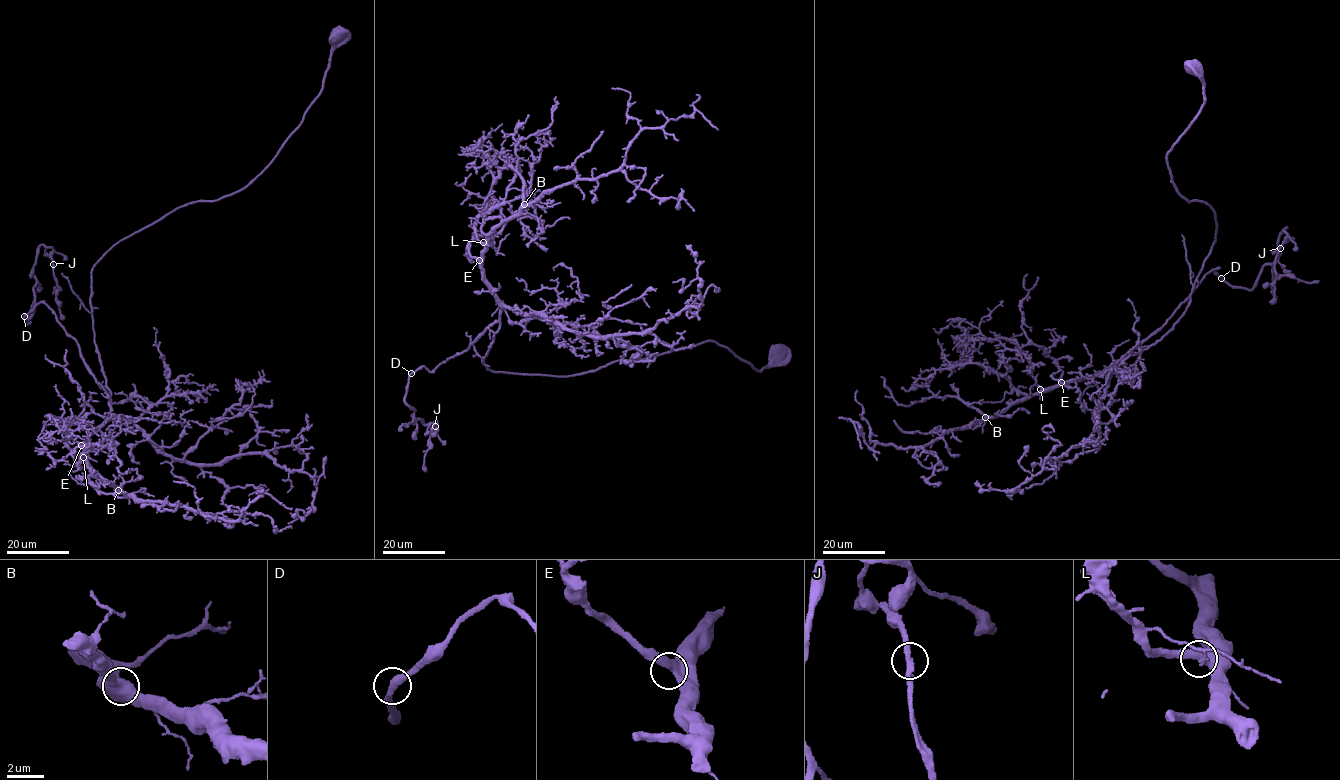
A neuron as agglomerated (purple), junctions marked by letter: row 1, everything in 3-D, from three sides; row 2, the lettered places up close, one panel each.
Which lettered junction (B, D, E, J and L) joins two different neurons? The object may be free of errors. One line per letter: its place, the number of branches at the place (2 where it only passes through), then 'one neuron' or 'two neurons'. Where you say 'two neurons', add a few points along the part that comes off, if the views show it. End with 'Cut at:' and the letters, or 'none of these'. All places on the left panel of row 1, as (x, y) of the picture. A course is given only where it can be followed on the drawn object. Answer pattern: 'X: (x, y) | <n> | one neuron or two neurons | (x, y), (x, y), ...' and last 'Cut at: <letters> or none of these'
B: (118, 490) | 2 | one neuron
D: (24, 316) | 2 | one neuron
E: (81, 445) | 2 | one neuron
J: (53, 264) | 2 | one neuron
L: (83, 457) | 2 | one neuron
Cut at: none of these

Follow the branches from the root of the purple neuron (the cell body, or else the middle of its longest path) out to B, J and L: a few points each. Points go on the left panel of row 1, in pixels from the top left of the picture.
B: (339, 32), (322, 91), (272, 162), (240, 190), (118, 241), (93, 268), (110, 408), (84, 452), (118, 490)
J: (339, 32), (322, 91), (272, 162), (94, 265), (105, 387), (45, 303), (24, 321), (41, 245), (53, 264)
L: (339, 32), (322, 91), (272, 162), (94, 265), (110, 408), (83, 457)

